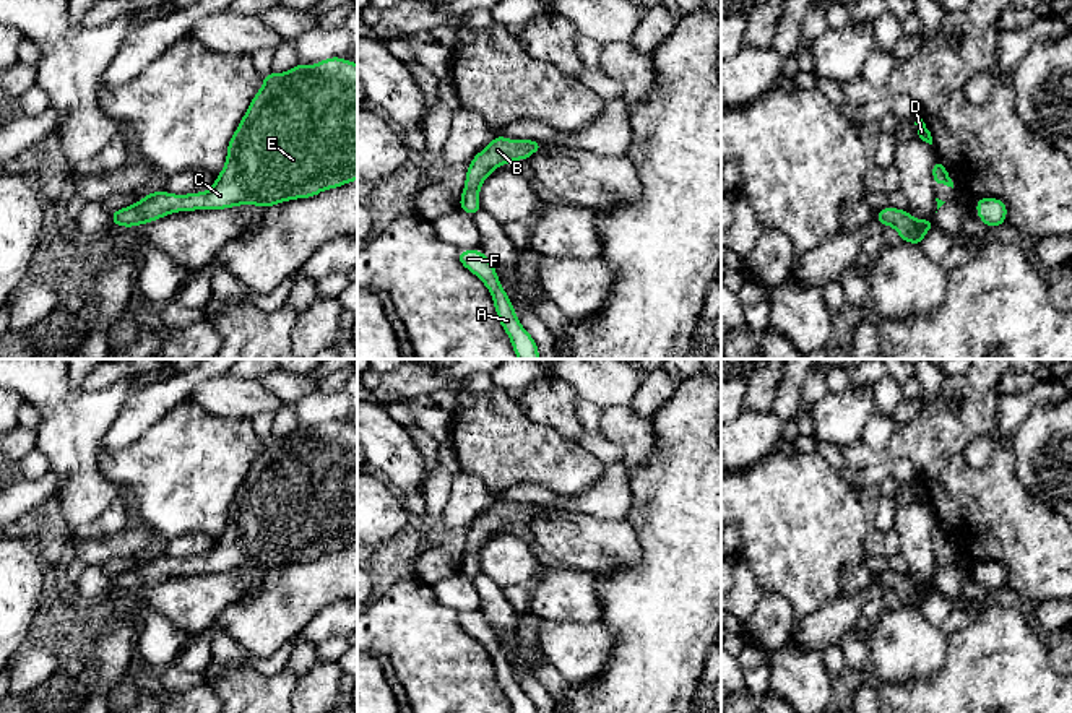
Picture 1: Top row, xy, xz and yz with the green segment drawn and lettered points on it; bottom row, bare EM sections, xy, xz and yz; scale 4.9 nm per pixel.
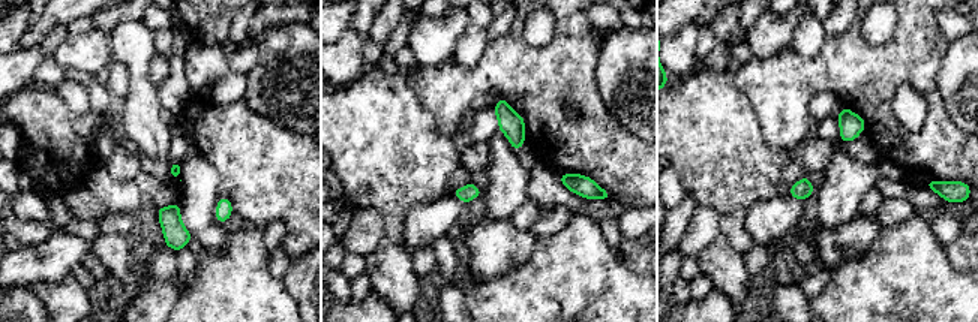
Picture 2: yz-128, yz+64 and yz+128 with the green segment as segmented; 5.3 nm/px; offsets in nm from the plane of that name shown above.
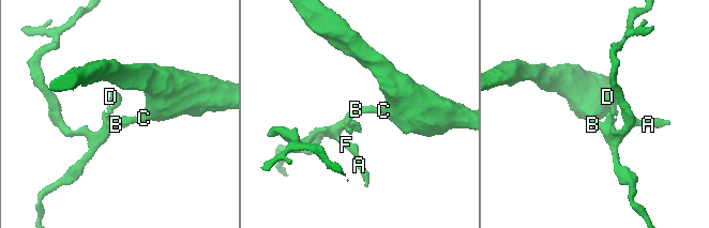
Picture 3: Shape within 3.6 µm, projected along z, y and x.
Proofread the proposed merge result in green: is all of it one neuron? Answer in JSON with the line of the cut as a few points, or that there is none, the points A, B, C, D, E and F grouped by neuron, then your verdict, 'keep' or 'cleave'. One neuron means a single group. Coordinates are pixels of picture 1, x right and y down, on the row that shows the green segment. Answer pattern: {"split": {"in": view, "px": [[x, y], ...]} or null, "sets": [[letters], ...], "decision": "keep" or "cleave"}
{"split": null, "sets": [["A", "B", "C", "D", "E", "F"]], "decision": "keep"}

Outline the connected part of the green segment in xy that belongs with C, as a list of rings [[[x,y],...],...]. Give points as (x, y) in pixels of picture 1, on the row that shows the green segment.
[[[330,57],[317,65],[297,63],[286,73],[263,76],[263,86],[234,132],[227,145],[226,164],[210,190],[187,195],[151,192],[132,206],[114,210],[112,224],[133,227],[177,211],[226,210],[239,205],[257,205],[266,210],[287,200],[315,197],[352,180],[357,180],[357,65]]]

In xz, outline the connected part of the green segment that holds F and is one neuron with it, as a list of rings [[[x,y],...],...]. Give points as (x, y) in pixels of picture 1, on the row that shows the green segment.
[[[461,250],[458,253],[460,263],[474,273],[489,289],[497,318],[504,326],[505,333],[512,341],[512,348],[518,359],[539,359],[539,351],[536,341],[521,326],[515,315],[515,309],[507,292],[504,291],[497,271],[489,258],[481,250]]]

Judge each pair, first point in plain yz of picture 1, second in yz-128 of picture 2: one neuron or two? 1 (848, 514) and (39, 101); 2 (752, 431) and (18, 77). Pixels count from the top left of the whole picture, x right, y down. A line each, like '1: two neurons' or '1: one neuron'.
1: one neuron
2: one neuron

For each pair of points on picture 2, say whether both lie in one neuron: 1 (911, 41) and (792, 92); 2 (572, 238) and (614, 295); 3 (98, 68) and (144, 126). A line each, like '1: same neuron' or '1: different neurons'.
1: same neuron
2: same neuron
3: different neurons

